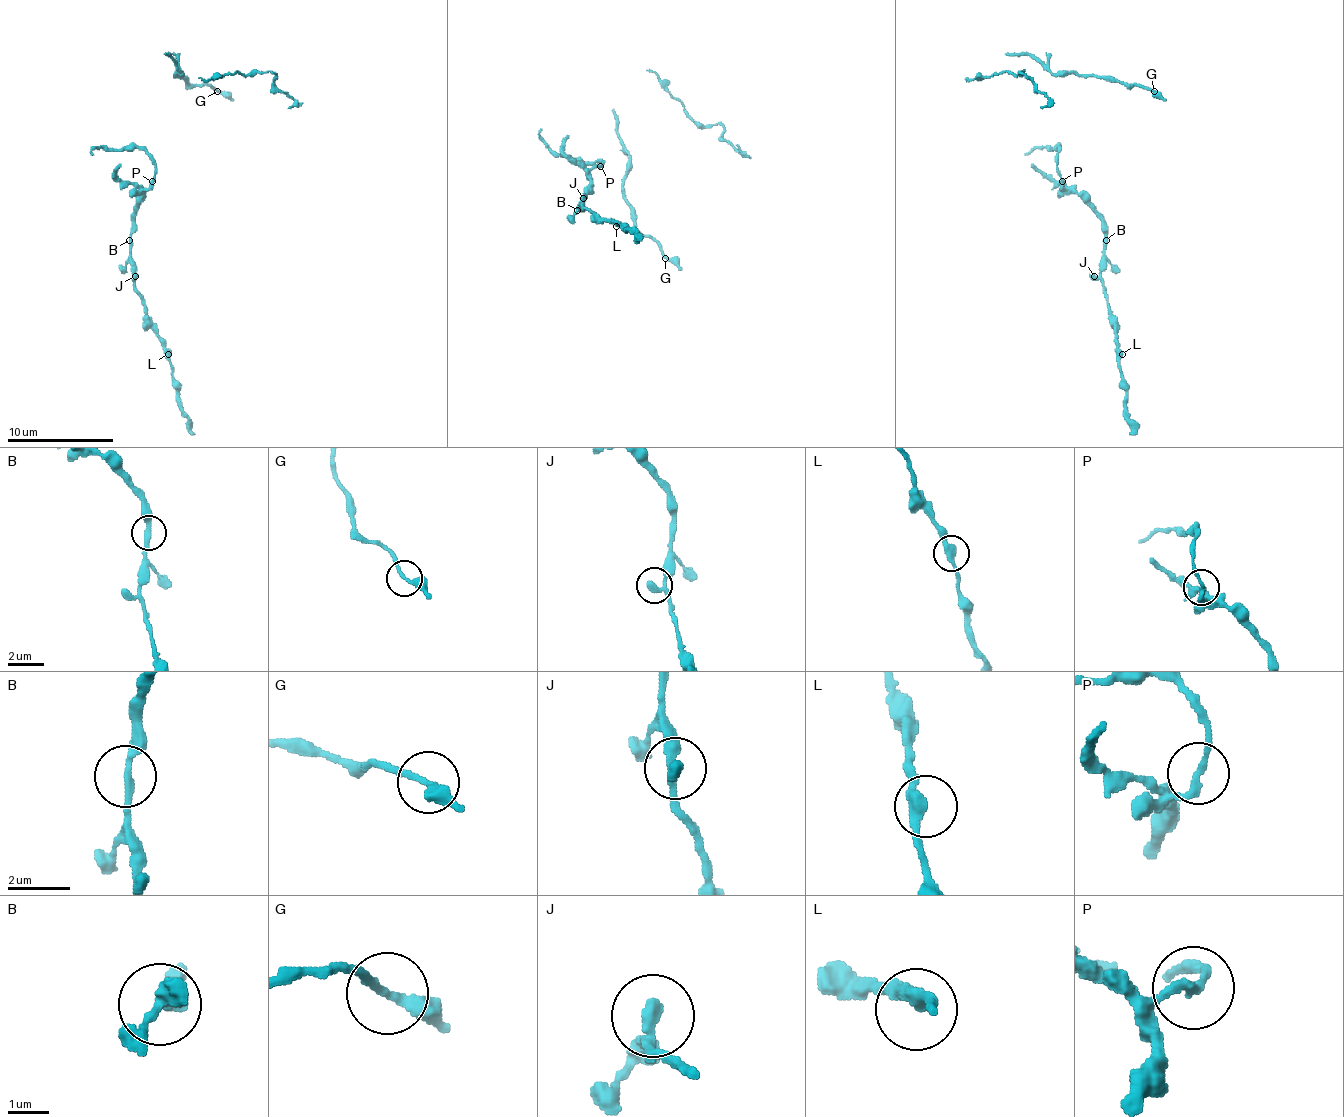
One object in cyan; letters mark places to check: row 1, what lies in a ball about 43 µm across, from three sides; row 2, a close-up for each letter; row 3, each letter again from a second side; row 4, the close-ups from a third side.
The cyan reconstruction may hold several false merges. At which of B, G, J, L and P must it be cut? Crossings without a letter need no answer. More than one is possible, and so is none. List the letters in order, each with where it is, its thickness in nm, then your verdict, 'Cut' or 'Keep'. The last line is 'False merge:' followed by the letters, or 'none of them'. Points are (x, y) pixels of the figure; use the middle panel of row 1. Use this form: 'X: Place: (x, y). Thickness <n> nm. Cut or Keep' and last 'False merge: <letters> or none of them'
B: Place: (577, 210). Thickness 240 nm. Keep
G: Place: (665, 258). Thickness 240 nm. Keep
J: Place: (583, 198). Thickness 280 nm. Keep
L: Place: (616, 226). Thickness 360 nm. Keep
P: Place: (600, 166). Thickness 200 nm. Cut
False merge: P

